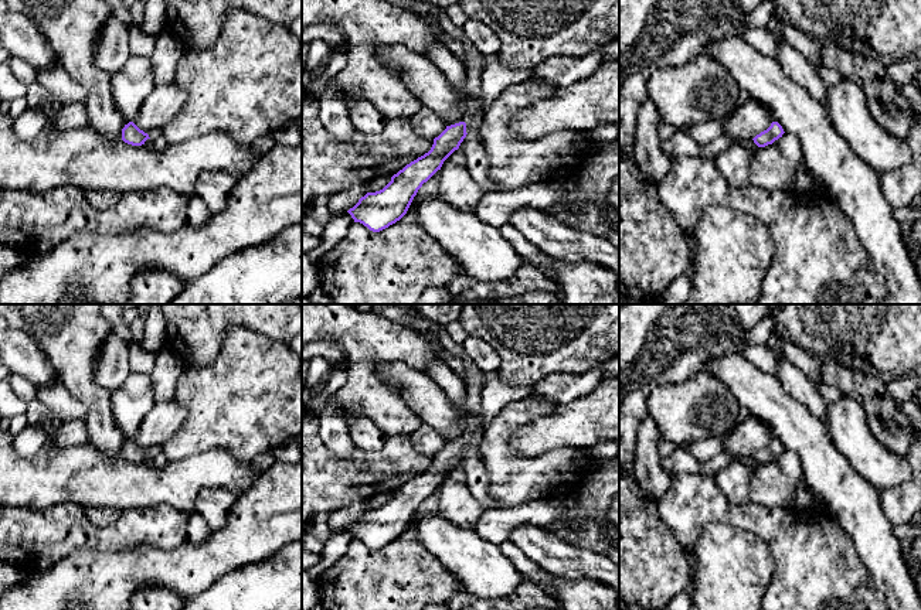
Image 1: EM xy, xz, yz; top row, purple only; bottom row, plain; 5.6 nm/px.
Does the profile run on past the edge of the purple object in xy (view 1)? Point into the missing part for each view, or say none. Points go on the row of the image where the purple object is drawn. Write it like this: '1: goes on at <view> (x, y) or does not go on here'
1: does not go on here

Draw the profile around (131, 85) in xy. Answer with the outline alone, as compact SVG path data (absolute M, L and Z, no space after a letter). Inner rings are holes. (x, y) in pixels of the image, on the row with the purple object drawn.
M129 57L126 64L112 74L111 91L115 106L119 113L128 120L133 122L145 102L145 99L154 91L154 71L149 57Z

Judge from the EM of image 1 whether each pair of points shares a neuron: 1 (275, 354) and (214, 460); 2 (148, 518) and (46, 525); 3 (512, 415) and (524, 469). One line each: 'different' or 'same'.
1: different
2: same
3: same

